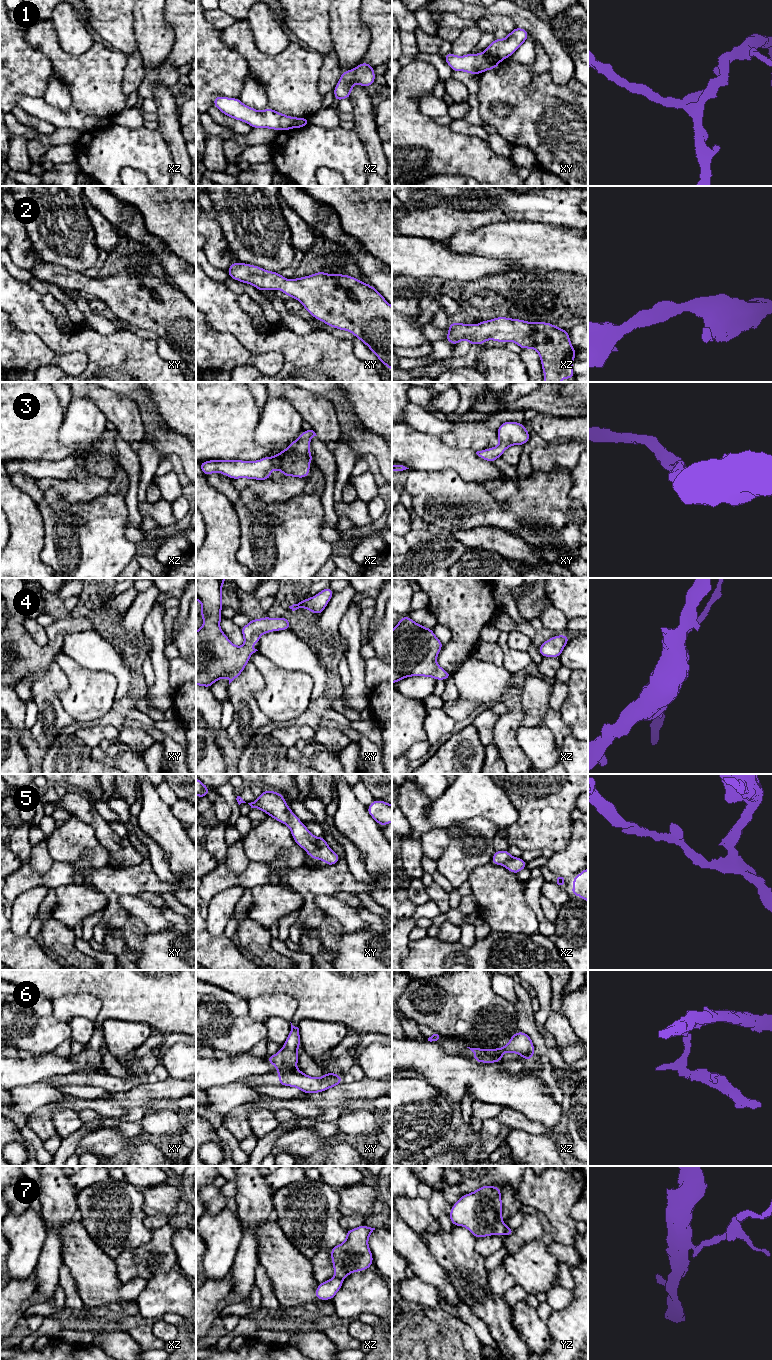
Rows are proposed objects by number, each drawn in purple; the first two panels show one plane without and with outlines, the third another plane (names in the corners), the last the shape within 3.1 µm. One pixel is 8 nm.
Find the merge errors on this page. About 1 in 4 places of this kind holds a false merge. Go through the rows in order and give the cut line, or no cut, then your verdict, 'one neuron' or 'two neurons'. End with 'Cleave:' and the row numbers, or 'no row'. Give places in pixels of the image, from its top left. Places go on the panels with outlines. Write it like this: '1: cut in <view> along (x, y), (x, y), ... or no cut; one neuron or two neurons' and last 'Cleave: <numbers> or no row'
1: cut in xy along (484, 51), (497, 63); two neurons
2: no cut; one neuron
3: no cut; one neuron
4: no cut; one neuron
5: no cut; one neuron
6: cut in xy along (295, 1068), (278, 1074); two neurons
7: cut in xz along (335, 1275), (342, 1277); two neurons
Cleave: 1, 6, 7

